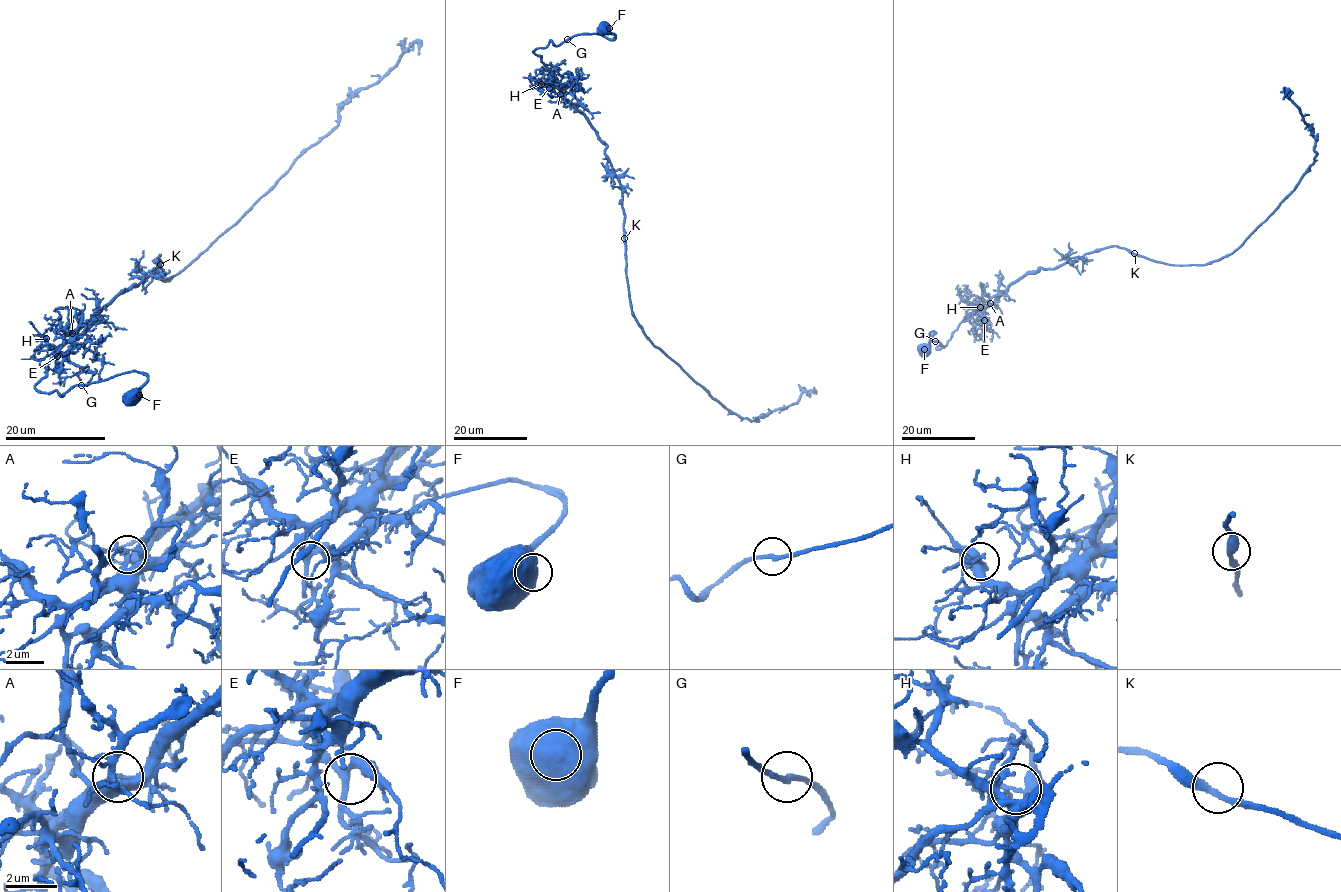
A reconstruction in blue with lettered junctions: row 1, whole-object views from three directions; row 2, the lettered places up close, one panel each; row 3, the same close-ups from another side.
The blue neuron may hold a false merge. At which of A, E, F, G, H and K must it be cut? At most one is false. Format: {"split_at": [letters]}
{"split_at": []}

